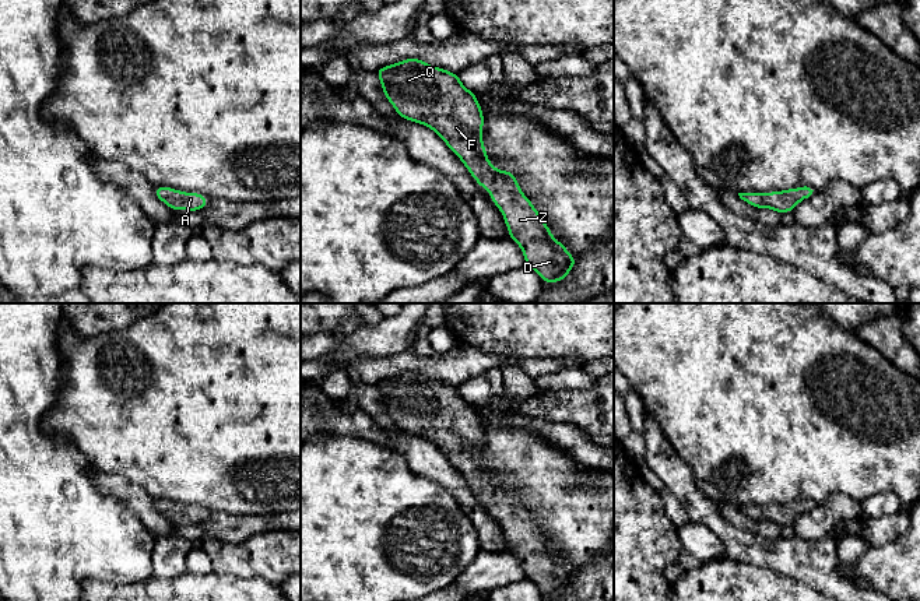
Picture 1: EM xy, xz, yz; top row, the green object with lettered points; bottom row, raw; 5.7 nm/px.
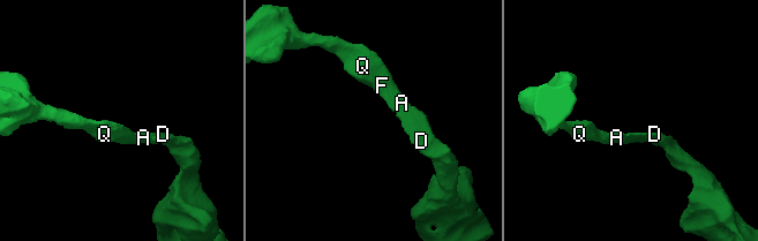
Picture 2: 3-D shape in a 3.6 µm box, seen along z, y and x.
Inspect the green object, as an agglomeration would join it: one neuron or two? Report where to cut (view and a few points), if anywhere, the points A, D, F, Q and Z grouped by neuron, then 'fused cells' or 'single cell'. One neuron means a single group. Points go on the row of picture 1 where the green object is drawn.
no cut; A D F Q Z; single cell

